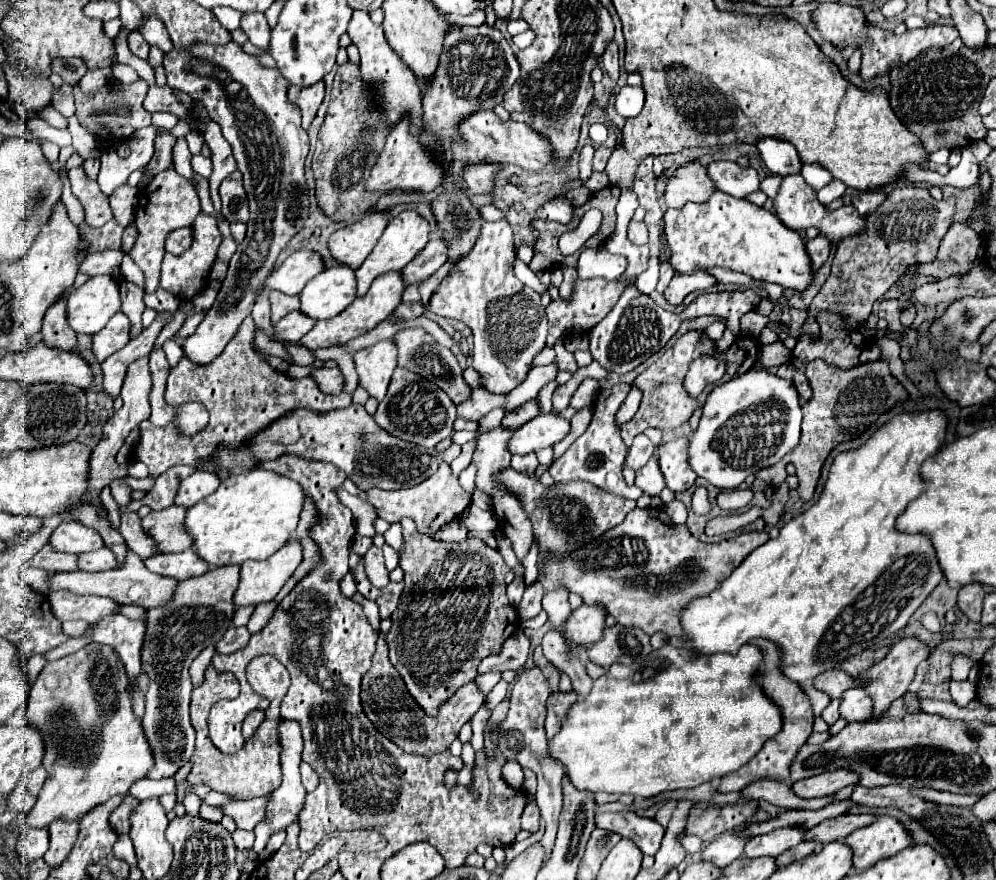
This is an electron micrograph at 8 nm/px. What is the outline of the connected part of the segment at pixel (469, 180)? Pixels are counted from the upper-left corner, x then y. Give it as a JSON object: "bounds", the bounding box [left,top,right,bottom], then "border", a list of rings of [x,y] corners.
{"bounds":[464,163,500,195],"border":[[[474,163],[464,167],[464,181],[474,195],[488,195],[494,191],[494,179],[500,165],[496,163]]]}

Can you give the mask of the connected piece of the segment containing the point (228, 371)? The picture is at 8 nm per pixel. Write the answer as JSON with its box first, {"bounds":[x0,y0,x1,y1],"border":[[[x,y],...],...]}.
{"bounds":[132,317,350,477],"border":[[[246,317],[244,325],[240,325],[228,347],[210,365],[194,365],[192,361],[186,361],[186,357],[182,357],[182,361],[170,371],[164,397],[166,403],[176,405],[180,401],[200,401],[210,413],[210,423],[202,433],[194,437],[182,437],[178,435],[174,425],[156,427],[150,421],[142,421],[140,441],[138,445],[134,445],[132,455],[136,461],[146,463],[150,477],[158,477],[174,465],[188,465],[196,469],[202,465],[202,461],[214,457],[222,447],[234,449],[246,445],[258,431],[266,429],[270,423],[294,409],[310,409],[320,413],[350,405],[350,395],[326,395],[318,389],[312,377],[290,379],[284,373],[274,371],[252,349],[252,341],[254,321],[252,317]]]}

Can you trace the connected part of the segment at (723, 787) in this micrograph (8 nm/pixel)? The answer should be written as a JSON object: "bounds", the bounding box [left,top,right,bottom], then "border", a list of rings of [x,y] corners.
{"bounds":[714,657,814,793],"border":[[[764,657],[762,661],[762,669],[764,669],[764,677],[762,677],[762,691],[766,693],[766,697],[770,697],[770,701],[774,701],[774,705],[780,707],[782,711],[782,729],[776,737],[768,739],[764,743],[764,747],[760,749],[760,753],[746,763],[742,769],[738,769],[736,773],[730,773],[726,777],[722,777],[718,783],[714,783],[714,789],[718,793],[732,793],[732,791],[742,791],[746,785],[758,781],[758,779],[776,779],[776,781],[790,781],[790,765],[794,761],[794,757],[798,755],[800,747],[806,743],[806,739],[812,735],[812,727],[814,727],[814,711],[812,711],[812,703],[806,697],[806,693],[802,691],[802,687],[794,681],[786,681],[786,677],[782,677],[780,669],[778,669],[778,657]]]}

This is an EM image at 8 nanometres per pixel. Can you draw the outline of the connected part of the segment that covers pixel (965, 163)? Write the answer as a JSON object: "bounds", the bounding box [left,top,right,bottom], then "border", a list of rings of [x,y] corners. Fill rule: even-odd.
{"bounds":[944,147,980,187],"border":[[[970,147],[960,149],[962,161],[958,167],[950,169],[950,173],[944,177],[944,183],[952,183],[954,187],[960,187],[960,183],[966,183],[966,187],[974,187],[978,183],[980,171],[978,171],[978,161],[972,155]]]}

